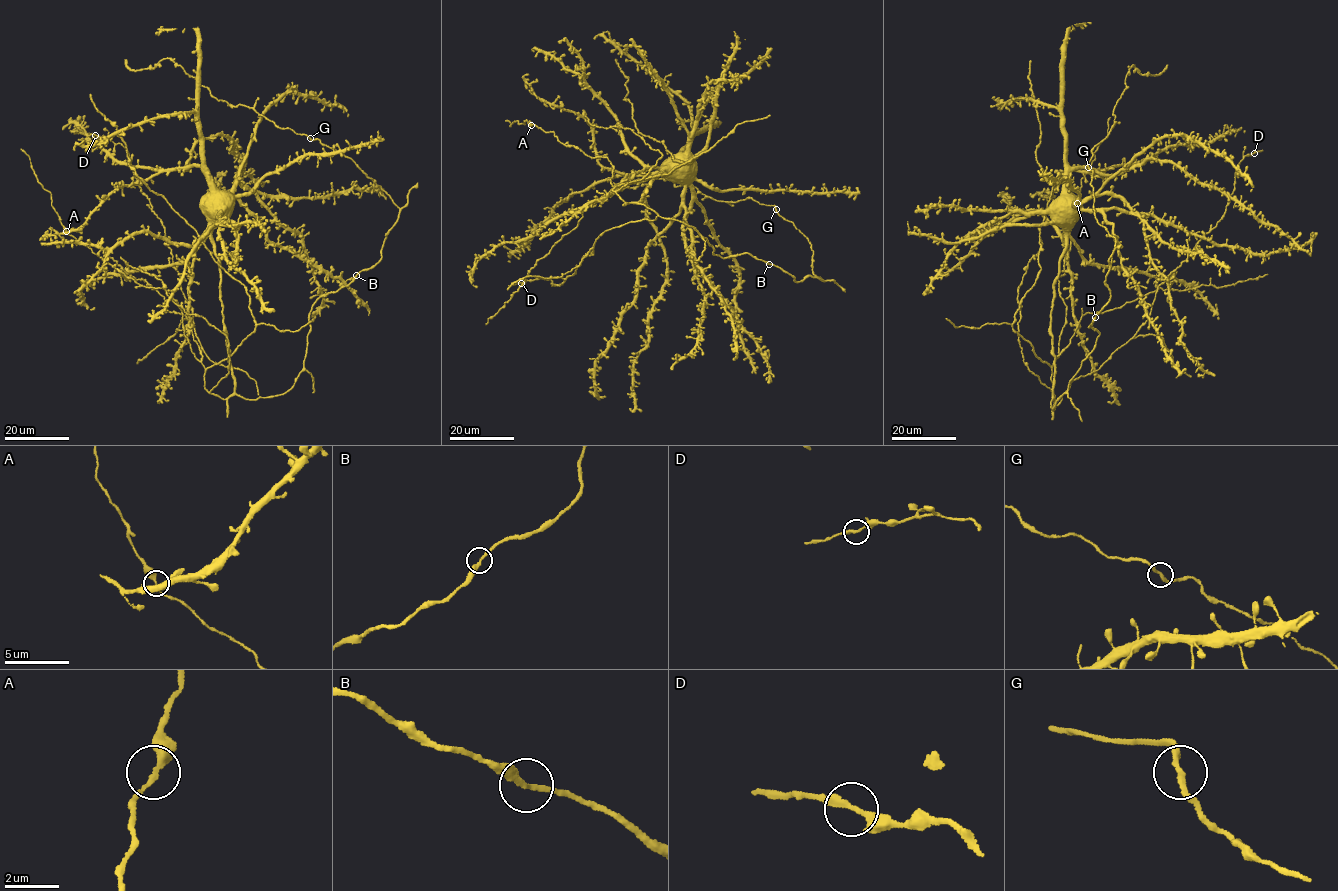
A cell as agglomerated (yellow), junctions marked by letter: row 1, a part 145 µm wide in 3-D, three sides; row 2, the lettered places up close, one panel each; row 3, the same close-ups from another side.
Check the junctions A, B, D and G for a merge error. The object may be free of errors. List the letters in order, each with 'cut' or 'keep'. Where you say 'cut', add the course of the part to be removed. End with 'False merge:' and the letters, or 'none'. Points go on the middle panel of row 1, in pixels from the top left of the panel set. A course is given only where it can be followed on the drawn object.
A: keep
B: keep
D: keep
G: keep
False merge: none

